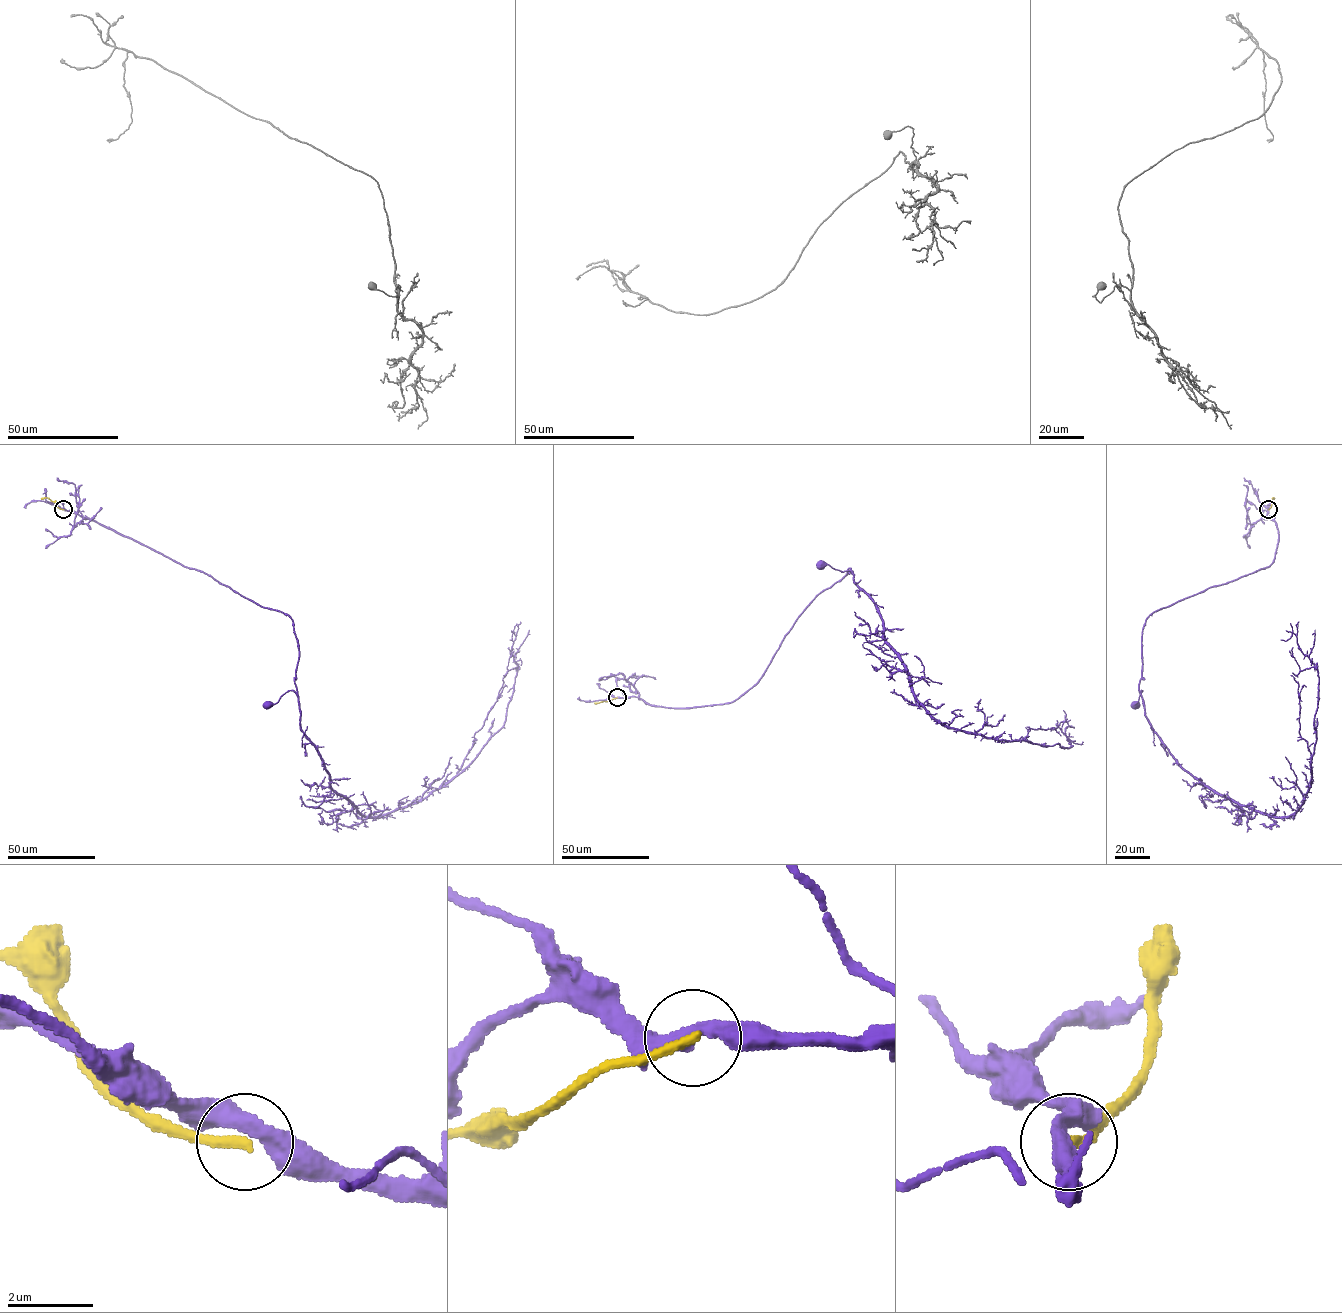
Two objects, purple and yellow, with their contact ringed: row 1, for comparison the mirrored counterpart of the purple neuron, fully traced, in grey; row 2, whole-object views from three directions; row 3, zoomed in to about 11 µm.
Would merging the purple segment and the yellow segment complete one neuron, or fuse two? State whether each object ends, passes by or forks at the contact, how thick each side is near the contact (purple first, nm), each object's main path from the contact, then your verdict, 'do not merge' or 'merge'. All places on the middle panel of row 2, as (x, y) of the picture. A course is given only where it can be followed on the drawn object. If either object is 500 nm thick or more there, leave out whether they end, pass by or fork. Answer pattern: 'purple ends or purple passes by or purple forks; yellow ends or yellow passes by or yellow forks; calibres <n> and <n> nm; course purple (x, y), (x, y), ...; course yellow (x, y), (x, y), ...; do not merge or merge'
purple passes by; yellow ends; calibres 400 and 240 nm; course purple (617, 697), (636, 696), (675, 708), (723, 704), (740, 697), (757, 682), (805, 608), (852, 571), (820, 564); course yellow (617, 697), (594, 703); do not merge

